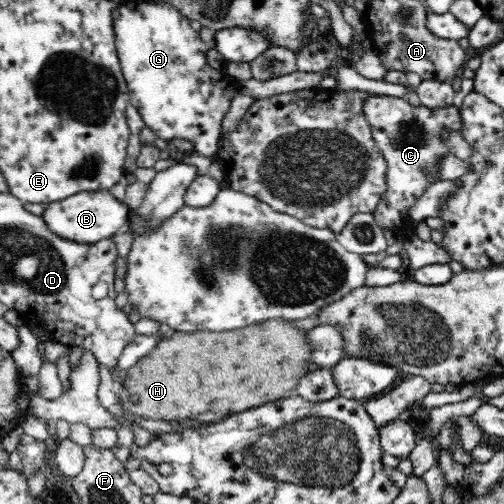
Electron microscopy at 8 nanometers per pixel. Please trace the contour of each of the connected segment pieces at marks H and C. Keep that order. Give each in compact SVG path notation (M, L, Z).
M286 320L218 334L176 331L126 370L127 380L115 388L117 402L124 411L141 419L206 417L216 421L294 394L303 377L320 369L313 365L310 350L306 332L294 330Z
M375 94L369 99L370 100L366 102L366 106L364 106L364 114L372 127L377 148L380 149L380 153L384 155L384 161L386 161L386 190L382 192L380 202L378 202L376 208L372 210L372 214L382 230L392 231L401 237L402 234L407 232L408 228L414 228L418 222L422 222L422 220L416 221L412 219L410 209L432 184L443 180L439 171L439 164L445 157L454 155L454 153L450 151L446 141L442 138L442 134L456 131L463 137L463 122L460 108L453 105L430 109L422 104L420 106L412 106L412 104L407 102L406 98Z

